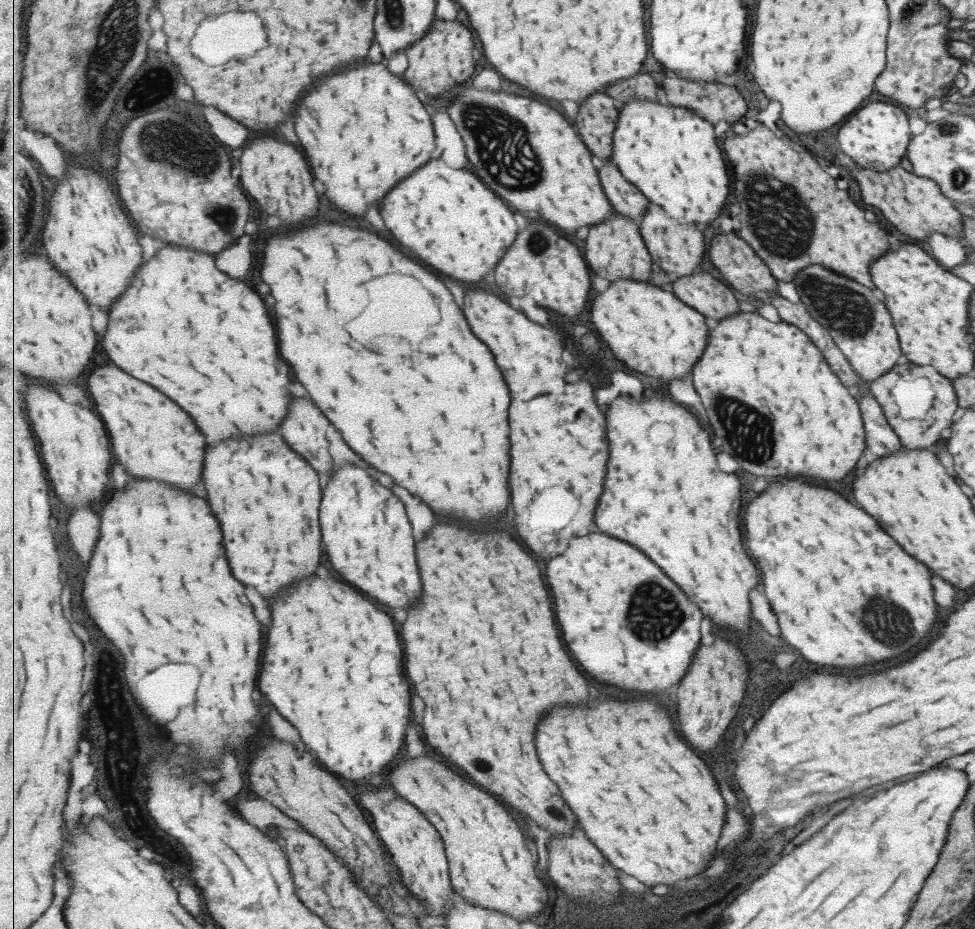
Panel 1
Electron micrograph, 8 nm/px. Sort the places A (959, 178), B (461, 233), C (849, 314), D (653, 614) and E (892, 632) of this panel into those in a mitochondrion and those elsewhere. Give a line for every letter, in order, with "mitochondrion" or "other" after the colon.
A: mitochondrion
B: other
C: mitochondrion
D: mitochondrion
E: mitochondrion

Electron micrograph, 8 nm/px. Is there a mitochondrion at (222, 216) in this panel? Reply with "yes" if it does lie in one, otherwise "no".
yes

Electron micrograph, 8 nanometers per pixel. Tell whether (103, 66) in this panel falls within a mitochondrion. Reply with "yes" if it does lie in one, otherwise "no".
yes

